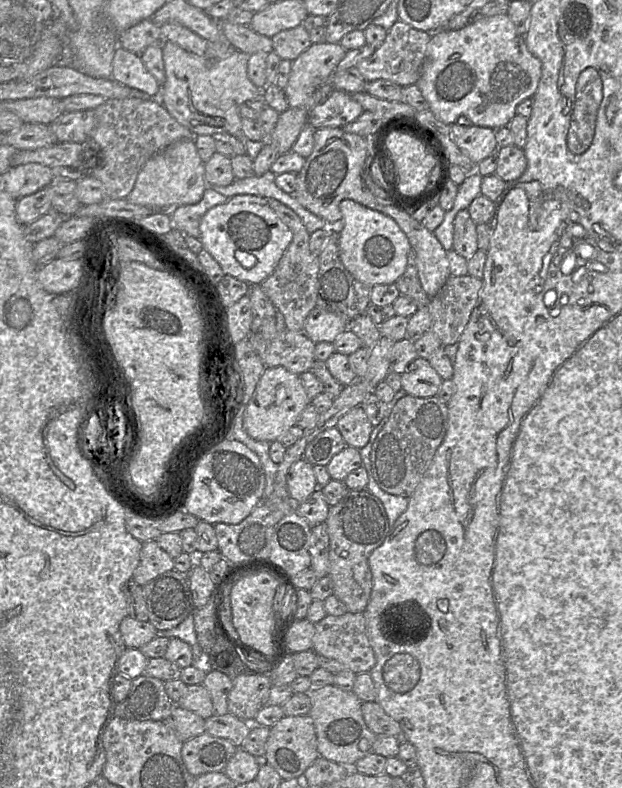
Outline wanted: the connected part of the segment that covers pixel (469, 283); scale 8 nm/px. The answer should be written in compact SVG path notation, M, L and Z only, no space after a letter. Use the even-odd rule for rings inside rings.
M469 274L450 275L439 291L431 297L428 310L431 330L443 346L458 343L482 290L482 280Z

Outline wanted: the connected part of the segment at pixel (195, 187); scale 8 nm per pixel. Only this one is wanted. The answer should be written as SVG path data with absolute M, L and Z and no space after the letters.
M194 139L179 140L153 155L140 170L135 185L126 199L153 211L170 212L182 205L198 203L208 187L204 177L205 167Z

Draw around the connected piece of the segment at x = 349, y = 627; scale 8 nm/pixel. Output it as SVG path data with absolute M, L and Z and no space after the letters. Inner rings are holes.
M346 612L340 616L326 615L315 624L313 650L319 656L341 662L346 669L357 673L368 673L375 665L375 654L366 633L364 614Z

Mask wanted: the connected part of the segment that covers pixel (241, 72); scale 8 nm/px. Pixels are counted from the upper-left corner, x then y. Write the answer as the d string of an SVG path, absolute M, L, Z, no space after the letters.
M163 41L162 54L166 79L160 88L159 101L169 114L194 136L229 133L243 138L239 106L261 97L262 91L248 77L249 55L236 50L224 59L206 59L170 41Z

